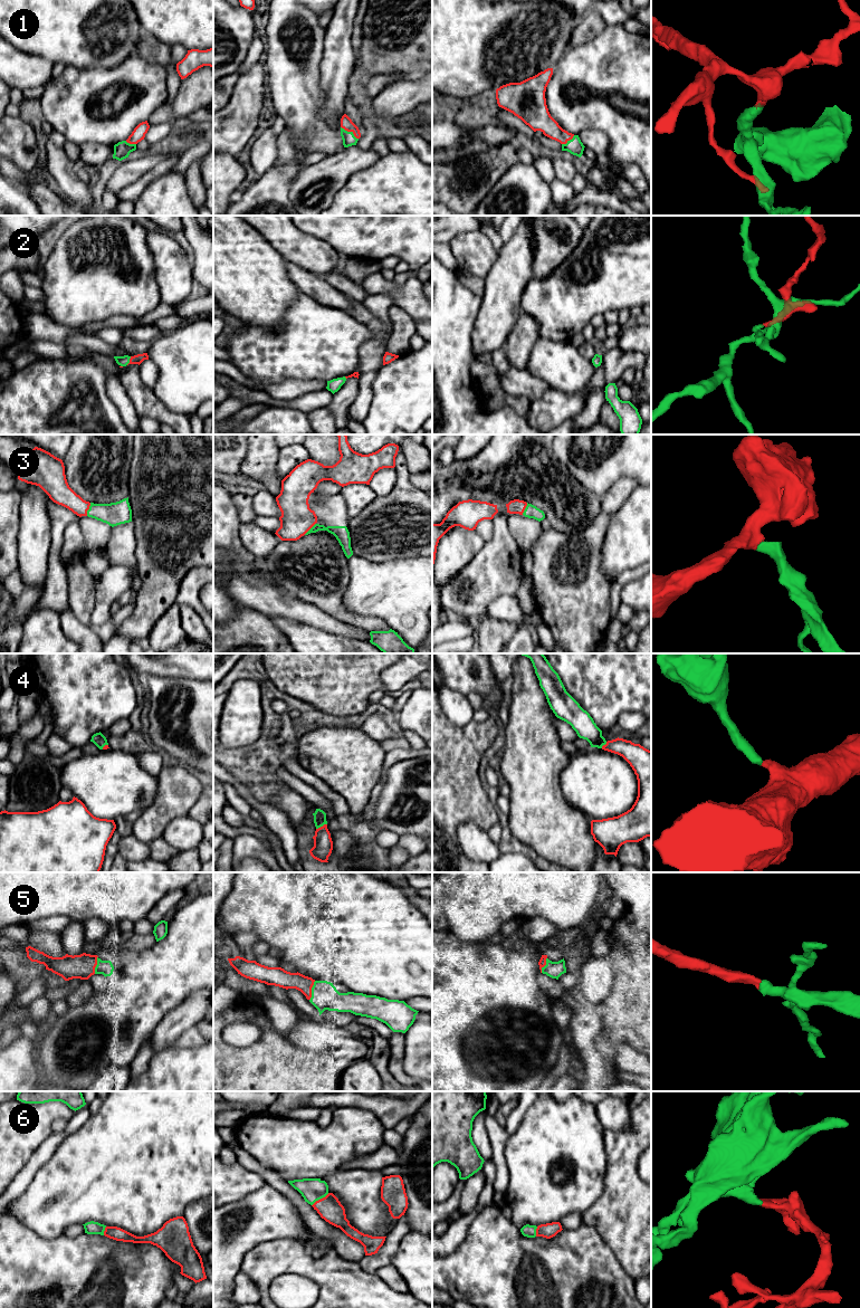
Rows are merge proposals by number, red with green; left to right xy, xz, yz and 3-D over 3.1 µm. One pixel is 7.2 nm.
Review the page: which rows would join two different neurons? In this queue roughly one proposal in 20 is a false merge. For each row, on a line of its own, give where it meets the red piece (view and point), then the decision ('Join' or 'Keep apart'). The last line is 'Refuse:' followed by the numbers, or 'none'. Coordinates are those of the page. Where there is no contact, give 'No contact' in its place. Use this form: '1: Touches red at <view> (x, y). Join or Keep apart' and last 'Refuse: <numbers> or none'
1: Touches red at xz (350, 131). Join
2: Touches red at xy (130, 361). Join
3: Touches red at xy (87, 509). Join
4: Touches red at xz (321, 827). Join
5: Touches red at xz (311, 991). Join
6: Touches red at xz (321, 1199). Join
Refuse: none

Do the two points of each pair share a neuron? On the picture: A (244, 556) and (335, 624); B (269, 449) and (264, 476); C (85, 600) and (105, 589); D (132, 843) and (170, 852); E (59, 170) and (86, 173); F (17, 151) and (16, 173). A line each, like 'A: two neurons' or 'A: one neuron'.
A: one neuron
B: one neuron
C: two neurons
D: one neuron
E: two neurons
F: two neurons

